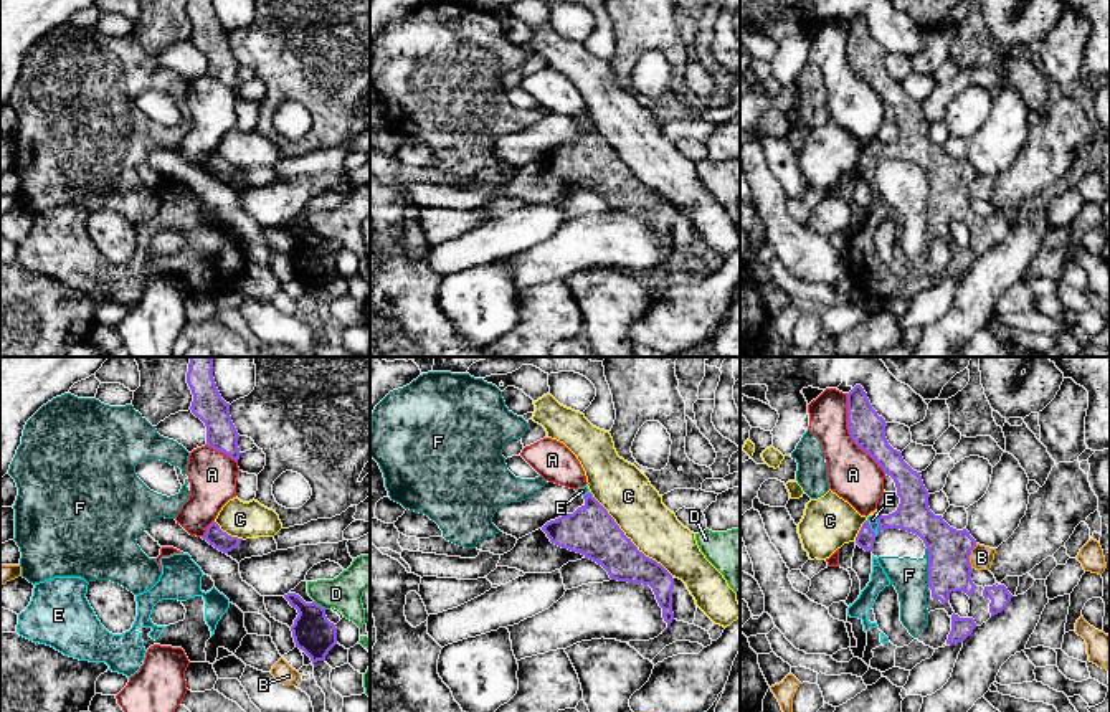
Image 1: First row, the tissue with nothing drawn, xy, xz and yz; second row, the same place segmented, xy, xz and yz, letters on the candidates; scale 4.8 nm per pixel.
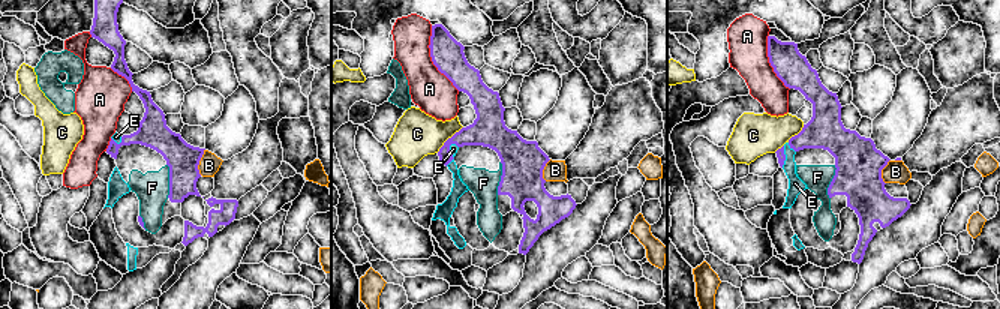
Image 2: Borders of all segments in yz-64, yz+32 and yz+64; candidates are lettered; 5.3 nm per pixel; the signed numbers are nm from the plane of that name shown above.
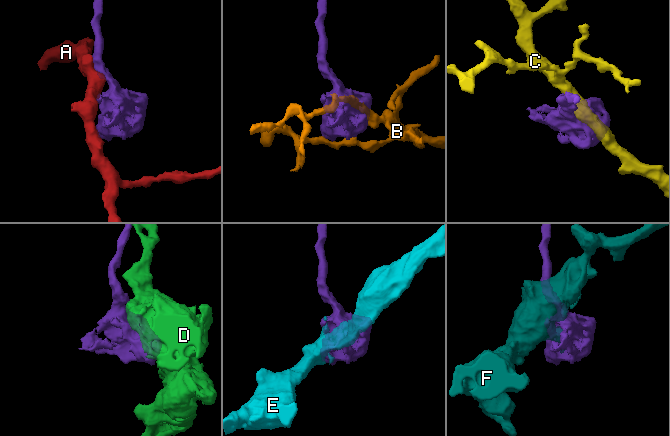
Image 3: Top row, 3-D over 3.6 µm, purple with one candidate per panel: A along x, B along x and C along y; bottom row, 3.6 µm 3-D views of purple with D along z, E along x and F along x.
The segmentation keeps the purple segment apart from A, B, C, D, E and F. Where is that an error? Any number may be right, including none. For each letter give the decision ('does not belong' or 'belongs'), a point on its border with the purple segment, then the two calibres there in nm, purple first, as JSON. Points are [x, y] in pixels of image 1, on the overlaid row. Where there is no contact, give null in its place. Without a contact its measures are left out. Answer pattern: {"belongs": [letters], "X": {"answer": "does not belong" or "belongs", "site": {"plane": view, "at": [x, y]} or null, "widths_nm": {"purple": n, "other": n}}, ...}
{"belongs": ["E"], "A": {"answer": "does not belong", "site": {"plane": "yz", "at": [849, 433]}, "widths_nm": {"purple": 180, "other": 240}}, "B": {"answer": "does not belong", "site": {"plane": "yz", "at": [968, 557]}, "widths_nm": {"purple": 200, "other": 120}}, "C": {"answer": "does not belong", "site": {"plane": "xz", "at": [626, 537]}, "widths_nm": {"purple": 240, "other": 260}}, "D": {"answer": "does not belong", "site": {"plane": "xy", "at": [319, 605]}, "widths_nm": {"purple": 200, "other": 170}}, "E": {"answer": "belongs", "site": {"plane": "yz", "at": [879, 526]}, "widths_nm": {"purple": 160, "other": 50}}, "F": {"answer": "does not belong", "site": {"plane": "yz", "at": [929, 569]}, "widths_nm": {"purple": 200, "other": 180}}}

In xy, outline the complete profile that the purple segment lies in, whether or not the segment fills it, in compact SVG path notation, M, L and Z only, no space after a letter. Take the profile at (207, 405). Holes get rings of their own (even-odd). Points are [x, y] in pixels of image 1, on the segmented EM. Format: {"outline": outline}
{"outline": "M188 357L187 383L192 390L192 413L206 426L206 446L225 453L238 463L238 431L213 378L213 357Z"}

